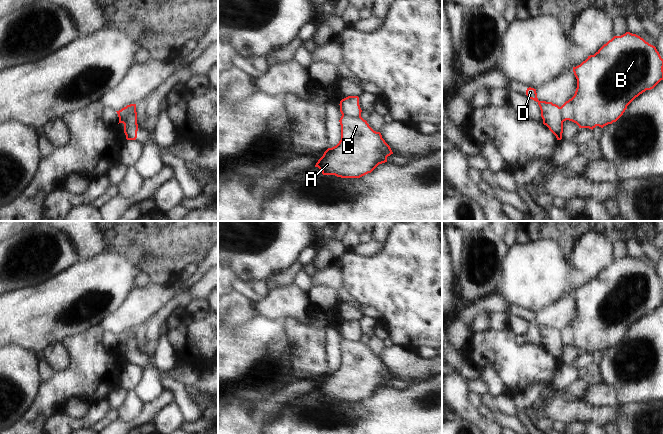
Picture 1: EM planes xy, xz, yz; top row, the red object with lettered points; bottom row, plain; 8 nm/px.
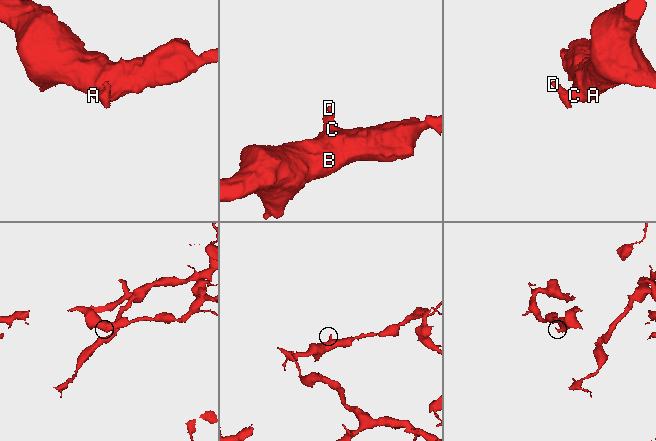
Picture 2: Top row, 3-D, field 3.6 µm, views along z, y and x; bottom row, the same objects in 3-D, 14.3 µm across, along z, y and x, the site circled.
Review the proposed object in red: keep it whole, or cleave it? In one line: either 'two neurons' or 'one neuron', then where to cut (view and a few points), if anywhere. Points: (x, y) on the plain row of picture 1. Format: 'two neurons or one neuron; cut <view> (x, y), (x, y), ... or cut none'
two neurons; cut xy (136, 336), (134, 334), (128, 335), (119, 342)

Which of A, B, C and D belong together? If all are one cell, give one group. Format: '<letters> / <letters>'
A B C / D

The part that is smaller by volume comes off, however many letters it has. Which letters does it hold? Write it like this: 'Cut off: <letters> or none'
Cut off: D

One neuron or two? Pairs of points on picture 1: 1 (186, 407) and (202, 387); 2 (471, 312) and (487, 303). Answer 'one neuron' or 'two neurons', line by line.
1: two neurons
2: one neuron

